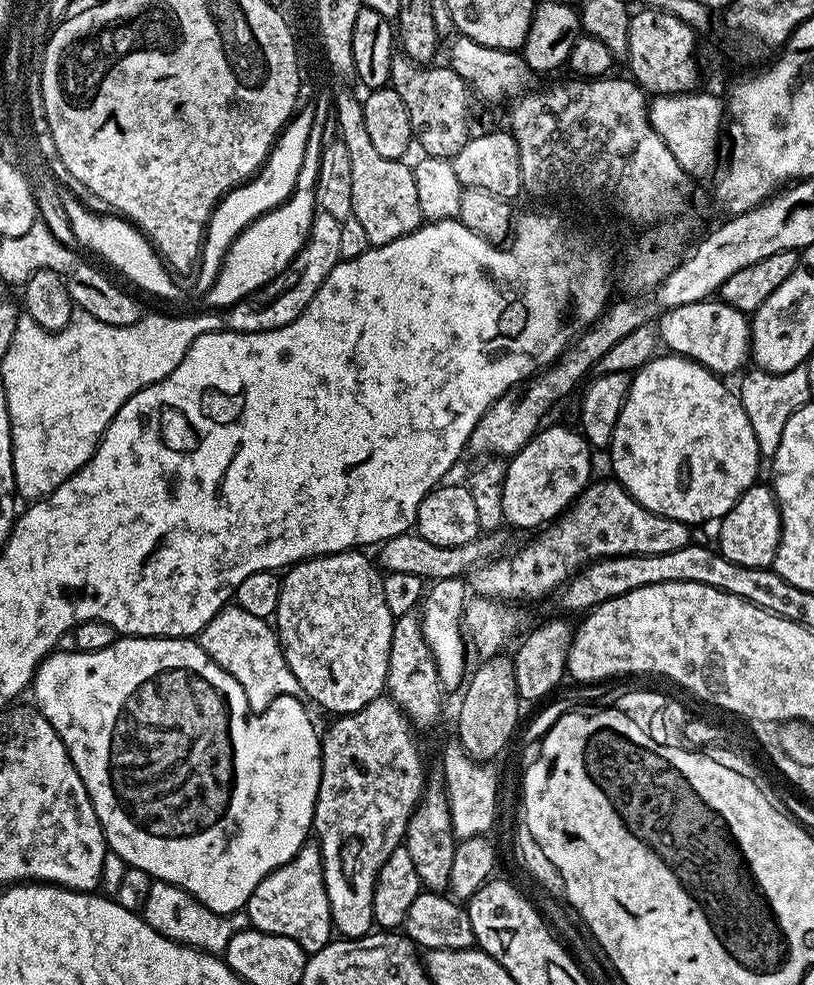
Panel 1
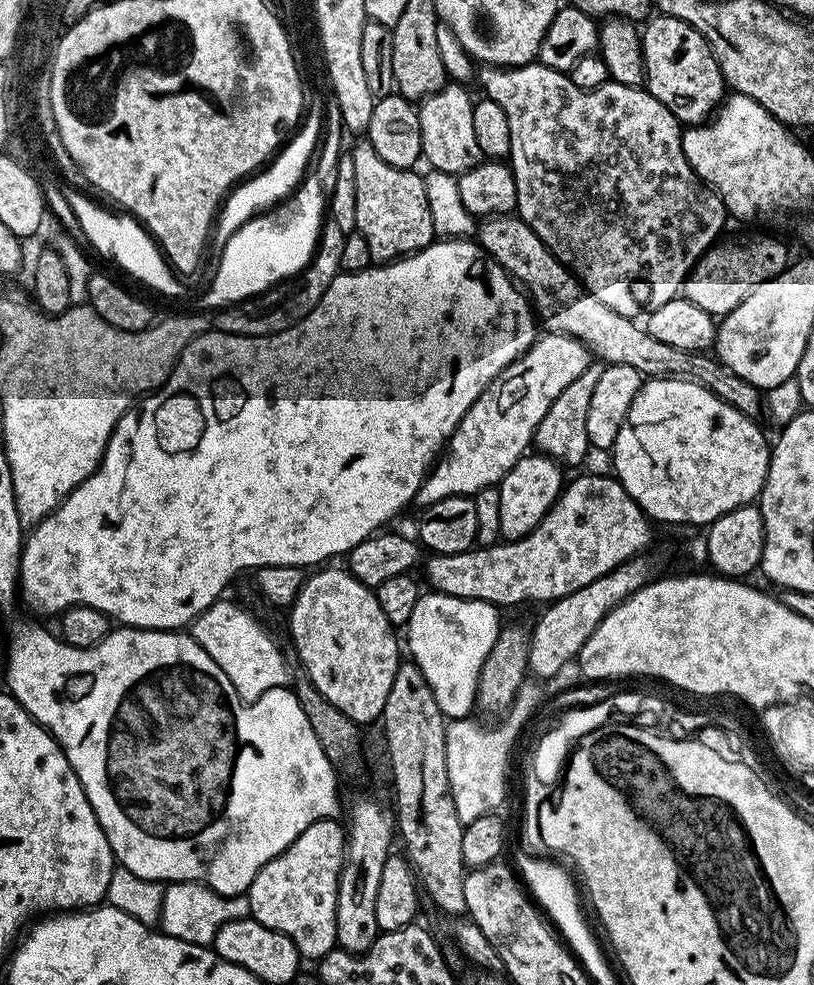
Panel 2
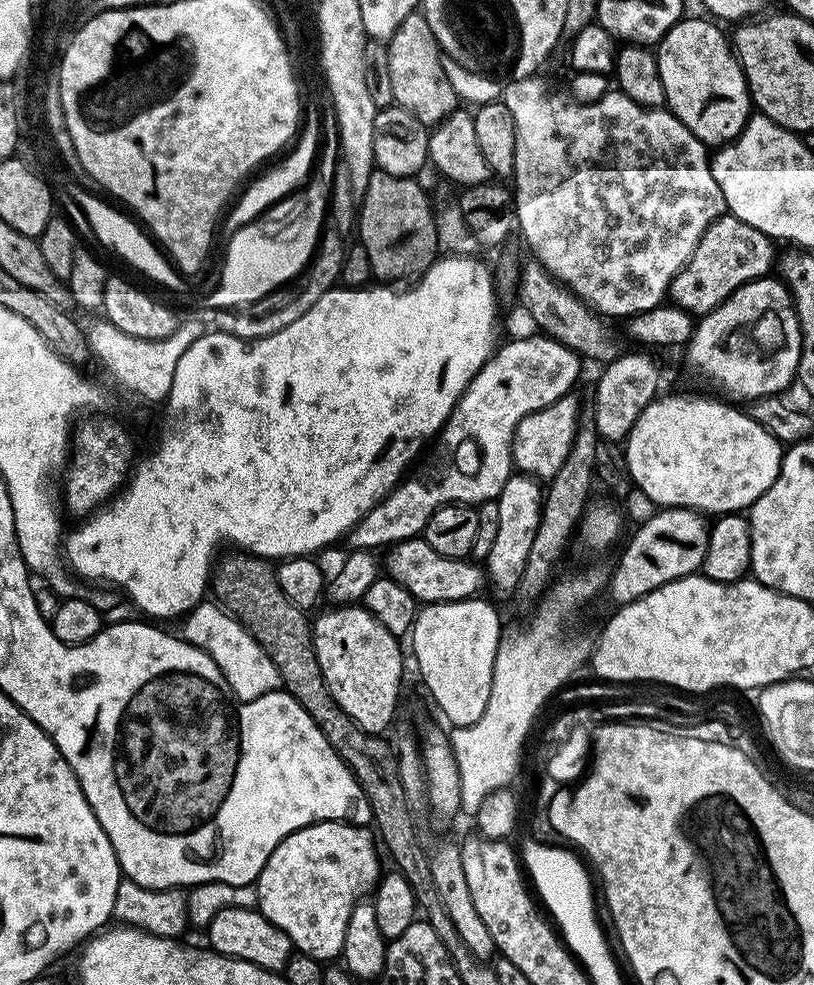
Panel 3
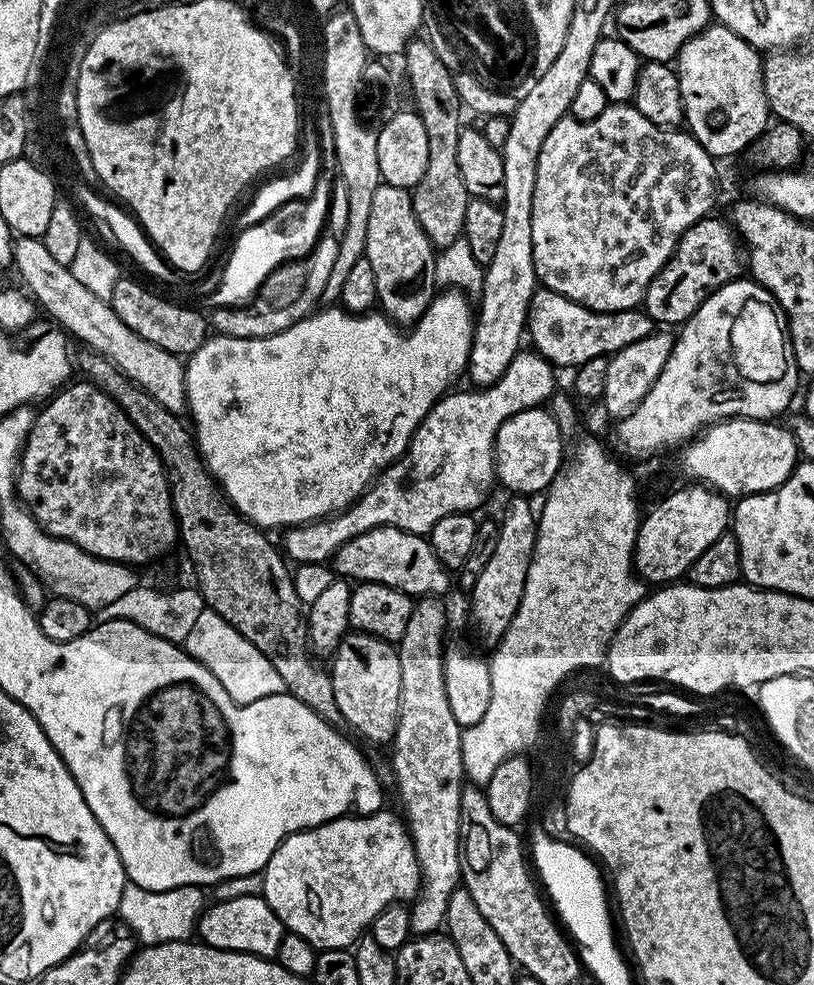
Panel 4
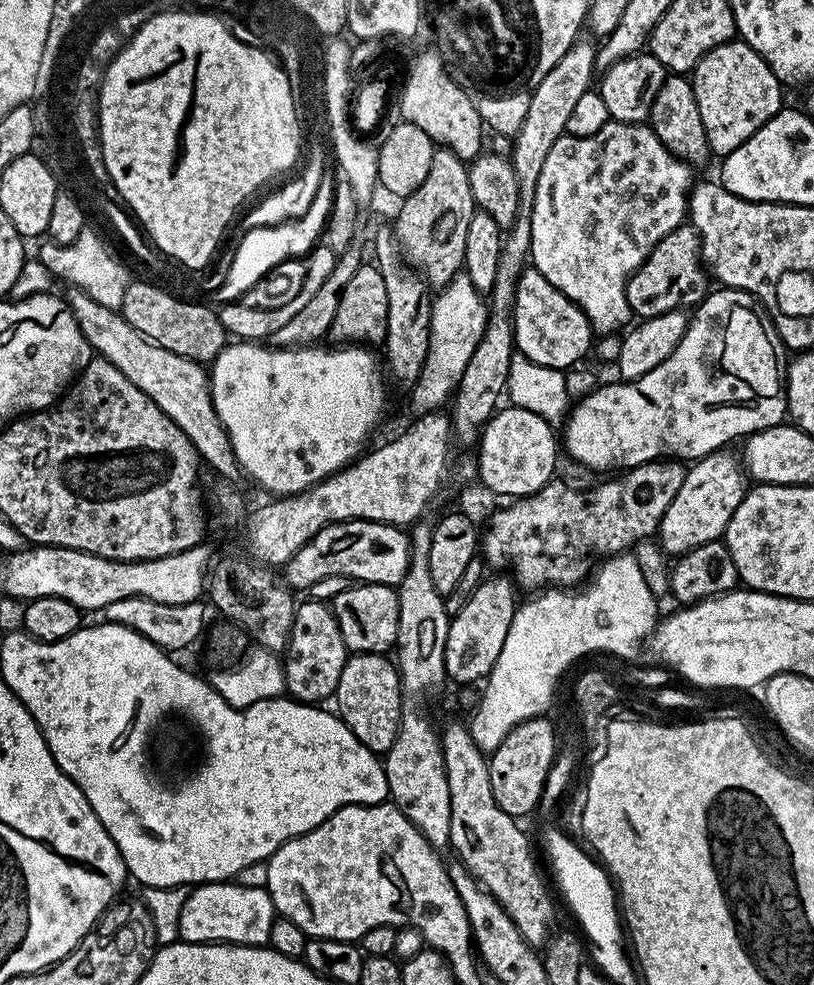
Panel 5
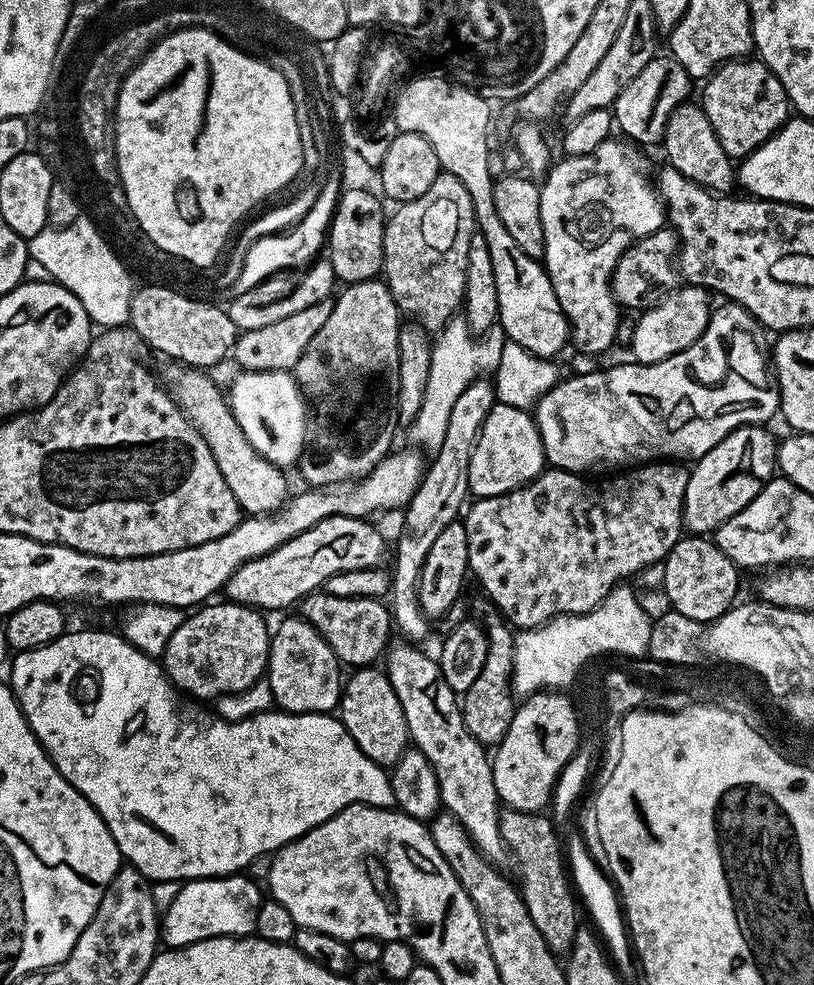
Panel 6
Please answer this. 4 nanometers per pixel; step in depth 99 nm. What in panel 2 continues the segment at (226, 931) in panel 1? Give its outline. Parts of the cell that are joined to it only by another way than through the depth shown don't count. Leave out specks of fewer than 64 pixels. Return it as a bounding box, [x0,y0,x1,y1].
[158,880,251,946]

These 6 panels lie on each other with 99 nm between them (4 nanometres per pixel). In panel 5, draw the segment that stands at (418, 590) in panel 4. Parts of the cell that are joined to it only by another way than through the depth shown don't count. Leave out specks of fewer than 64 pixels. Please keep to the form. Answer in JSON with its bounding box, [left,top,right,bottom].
[282,520,411,590]

